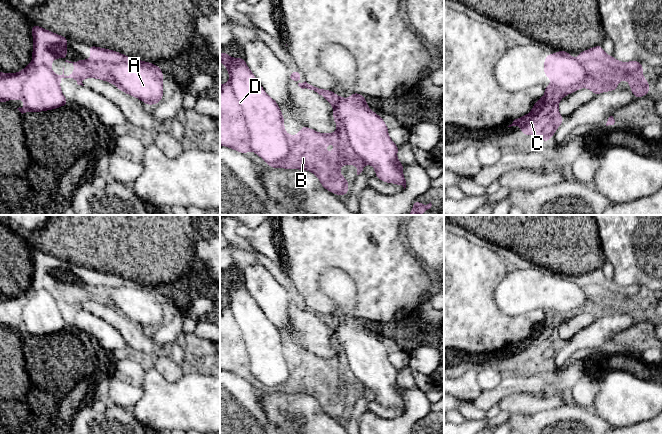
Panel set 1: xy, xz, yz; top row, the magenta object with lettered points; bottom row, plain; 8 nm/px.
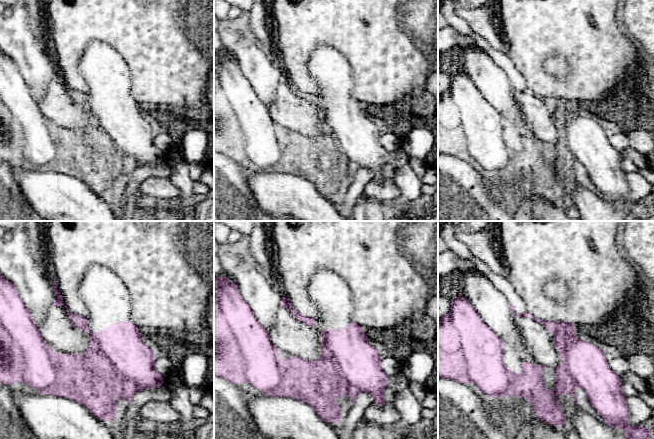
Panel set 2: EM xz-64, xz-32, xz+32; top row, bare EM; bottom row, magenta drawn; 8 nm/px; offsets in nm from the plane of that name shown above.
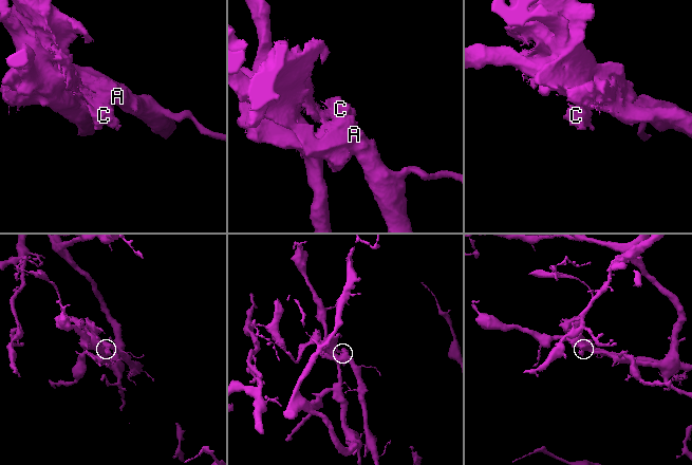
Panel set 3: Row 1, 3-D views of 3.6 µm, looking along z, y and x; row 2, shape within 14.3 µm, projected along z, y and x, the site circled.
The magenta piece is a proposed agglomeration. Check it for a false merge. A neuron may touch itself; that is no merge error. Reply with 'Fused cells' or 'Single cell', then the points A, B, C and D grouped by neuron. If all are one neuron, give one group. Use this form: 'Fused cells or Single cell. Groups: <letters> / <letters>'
Fused cells. Groups: A / B C D

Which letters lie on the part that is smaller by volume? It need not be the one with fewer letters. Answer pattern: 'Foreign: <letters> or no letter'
Foreign: A

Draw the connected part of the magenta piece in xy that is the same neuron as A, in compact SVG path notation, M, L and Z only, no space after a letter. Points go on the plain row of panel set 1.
M135 282L119 284L114 287L112 300L130 320L146 329L153 330L163 324L163 301L159 299L156 288Z

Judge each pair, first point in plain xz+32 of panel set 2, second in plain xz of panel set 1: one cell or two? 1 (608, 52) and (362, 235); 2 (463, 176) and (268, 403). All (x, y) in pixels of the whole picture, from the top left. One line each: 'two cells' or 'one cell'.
1: one cell
2: two cells

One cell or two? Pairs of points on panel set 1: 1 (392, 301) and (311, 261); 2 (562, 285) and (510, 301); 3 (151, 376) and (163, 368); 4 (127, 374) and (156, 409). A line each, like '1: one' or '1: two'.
1: one
2: one
3: two
4: two

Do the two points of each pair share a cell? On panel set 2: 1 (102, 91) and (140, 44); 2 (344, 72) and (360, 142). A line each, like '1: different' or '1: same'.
1: different
2: same

